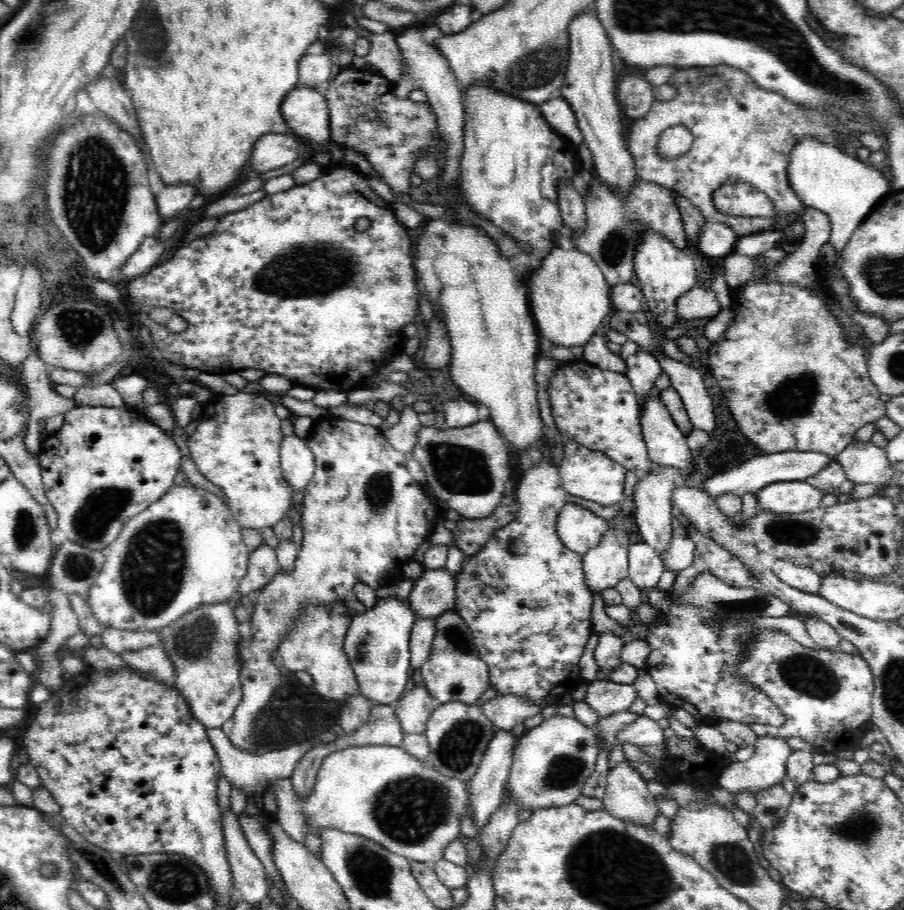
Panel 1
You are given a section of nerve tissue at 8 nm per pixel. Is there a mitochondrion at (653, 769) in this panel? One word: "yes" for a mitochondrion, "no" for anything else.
no

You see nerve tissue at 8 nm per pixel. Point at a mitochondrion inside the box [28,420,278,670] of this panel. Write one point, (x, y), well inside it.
(152, 570)

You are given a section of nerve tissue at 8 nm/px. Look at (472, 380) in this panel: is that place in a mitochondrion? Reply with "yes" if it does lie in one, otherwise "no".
no

